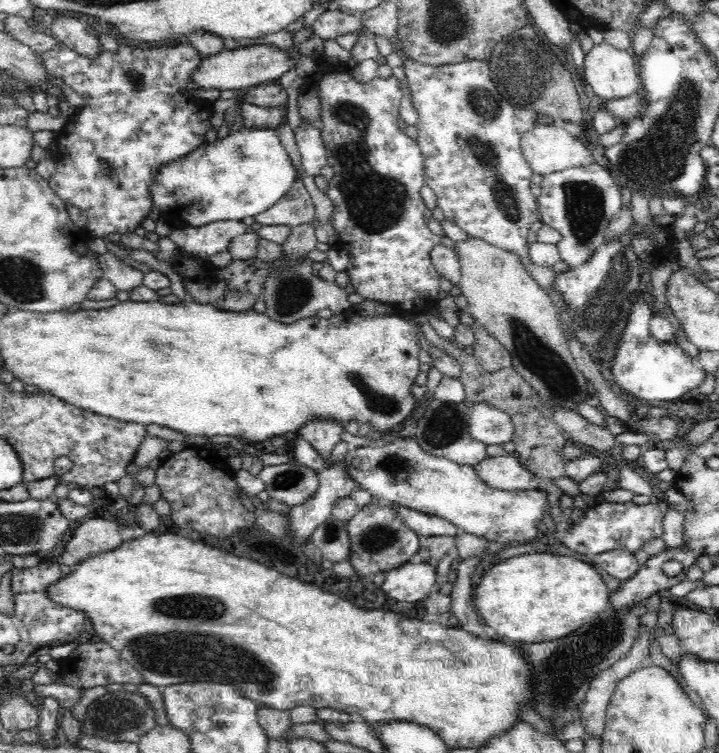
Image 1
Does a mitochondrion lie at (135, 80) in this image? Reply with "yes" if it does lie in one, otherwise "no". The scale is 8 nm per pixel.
yes

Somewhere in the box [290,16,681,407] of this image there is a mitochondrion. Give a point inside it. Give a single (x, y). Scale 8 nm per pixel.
(376, 202)

